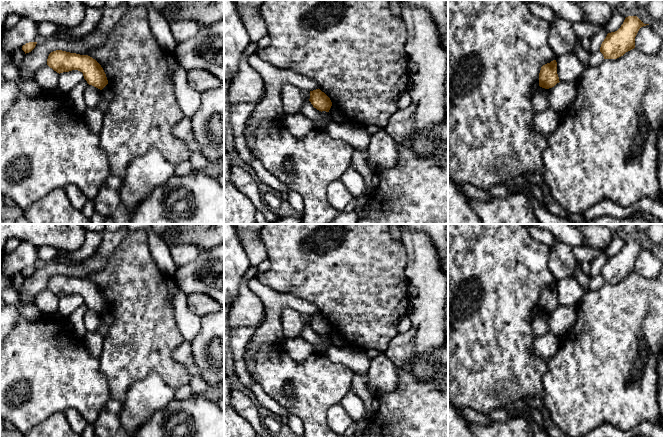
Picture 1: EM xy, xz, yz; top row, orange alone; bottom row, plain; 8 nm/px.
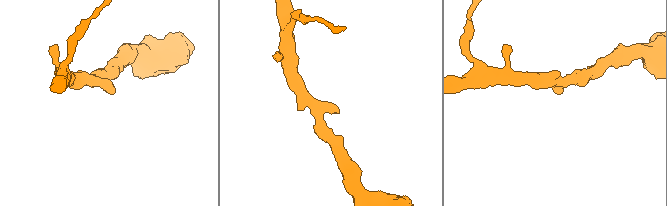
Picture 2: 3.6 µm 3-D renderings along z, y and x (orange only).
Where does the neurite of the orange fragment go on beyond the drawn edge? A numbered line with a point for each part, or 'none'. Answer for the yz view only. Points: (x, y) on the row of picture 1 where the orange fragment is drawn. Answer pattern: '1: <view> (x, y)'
none

